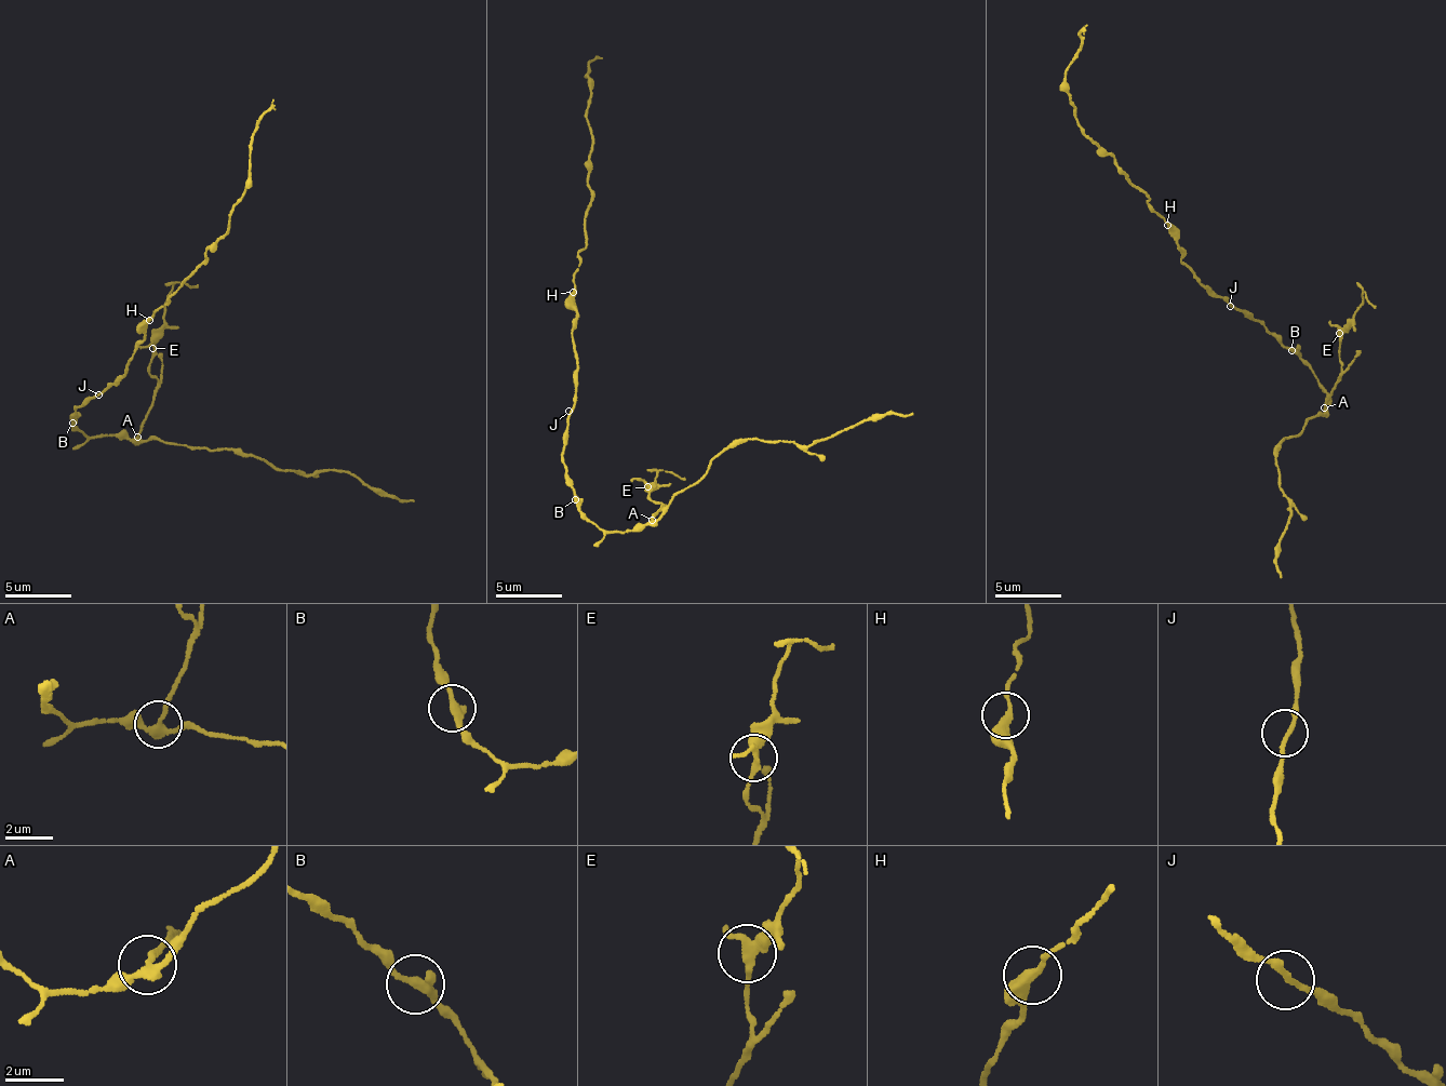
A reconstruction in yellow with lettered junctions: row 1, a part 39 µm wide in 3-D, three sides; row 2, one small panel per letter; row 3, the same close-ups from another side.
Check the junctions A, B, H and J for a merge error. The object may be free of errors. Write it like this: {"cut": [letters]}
{"cut": ["A"]}

